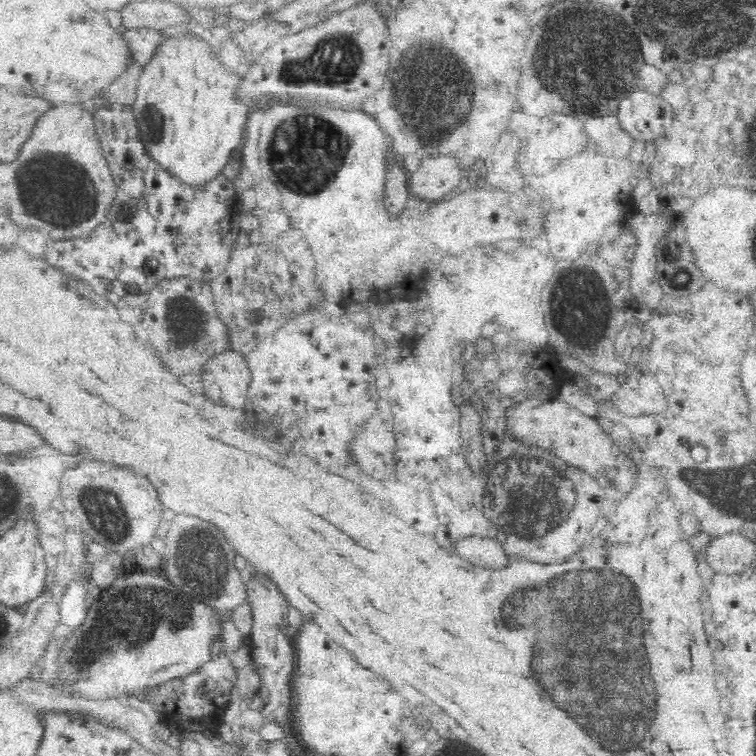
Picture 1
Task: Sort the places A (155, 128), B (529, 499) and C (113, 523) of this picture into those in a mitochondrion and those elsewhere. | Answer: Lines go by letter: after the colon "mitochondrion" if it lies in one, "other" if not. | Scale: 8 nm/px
A: mitochondrion
B: mitochondrion
C: mitochondrion

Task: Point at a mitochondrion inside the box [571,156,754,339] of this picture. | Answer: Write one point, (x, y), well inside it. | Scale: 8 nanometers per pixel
(678, 275)

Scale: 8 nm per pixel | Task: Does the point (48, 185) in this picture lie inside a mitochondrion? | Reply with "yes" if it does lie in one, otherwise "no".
yes

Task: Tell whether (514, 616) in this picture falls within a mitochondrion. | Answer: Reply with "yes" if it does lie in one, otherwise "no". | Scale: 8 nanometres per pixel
yes

